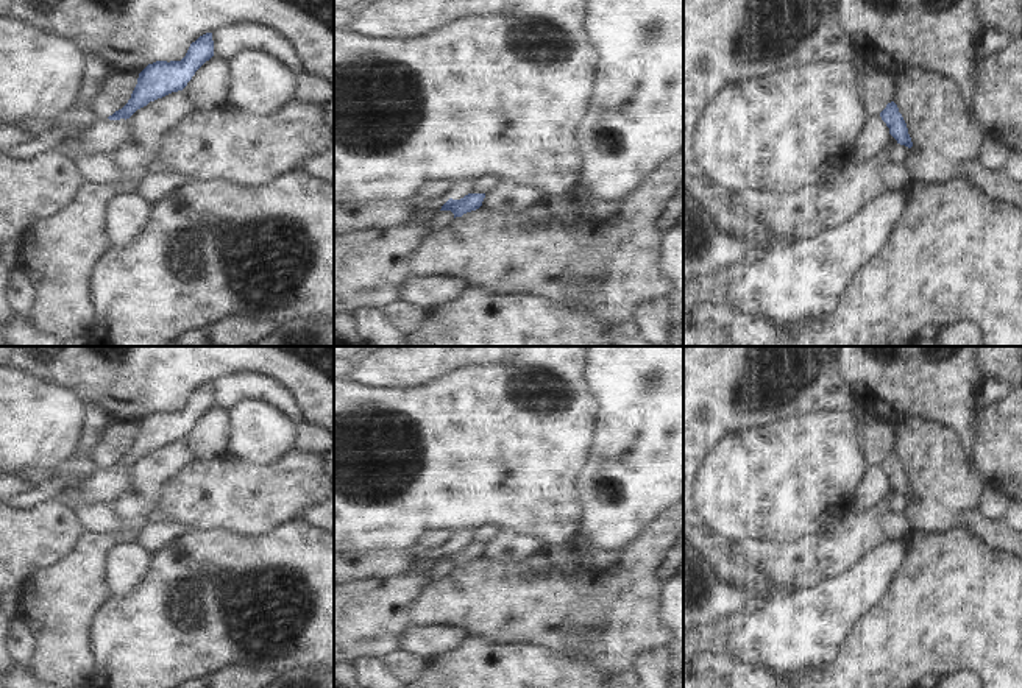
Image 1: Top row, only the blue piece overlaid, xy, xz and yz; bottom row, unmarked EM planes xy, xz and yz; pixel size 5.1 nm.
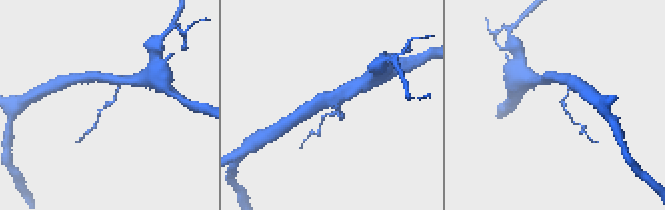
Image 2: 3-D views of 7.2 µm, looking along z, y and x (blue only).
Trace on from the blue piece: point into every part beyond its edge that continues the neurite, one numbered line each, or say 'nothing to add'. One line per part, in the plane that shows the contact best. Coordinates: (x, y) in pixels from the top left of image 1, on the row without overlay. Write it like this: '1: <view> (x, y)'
nothing to add

